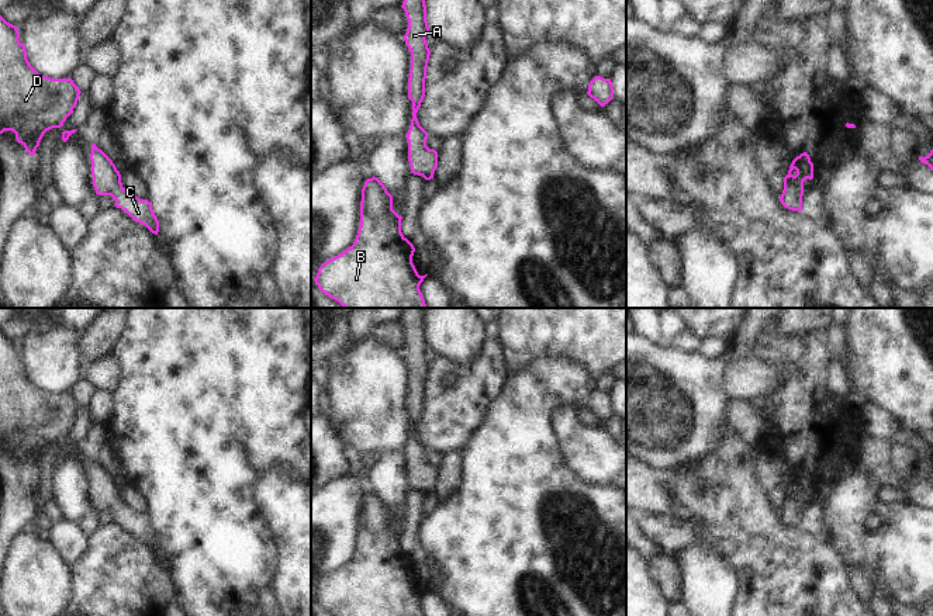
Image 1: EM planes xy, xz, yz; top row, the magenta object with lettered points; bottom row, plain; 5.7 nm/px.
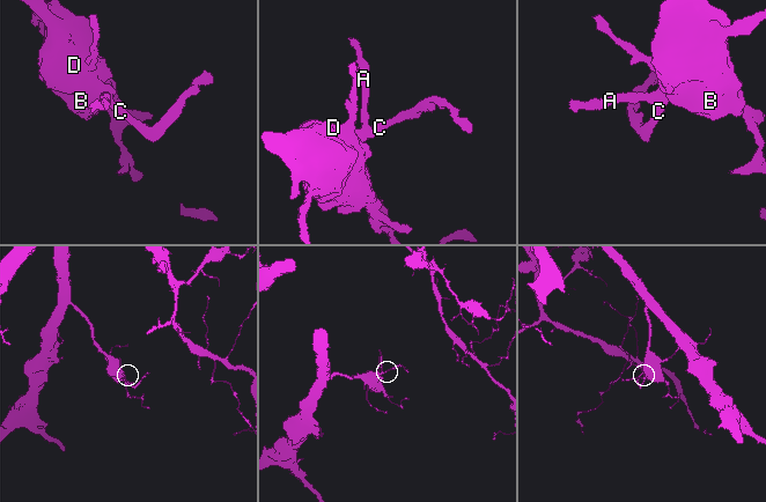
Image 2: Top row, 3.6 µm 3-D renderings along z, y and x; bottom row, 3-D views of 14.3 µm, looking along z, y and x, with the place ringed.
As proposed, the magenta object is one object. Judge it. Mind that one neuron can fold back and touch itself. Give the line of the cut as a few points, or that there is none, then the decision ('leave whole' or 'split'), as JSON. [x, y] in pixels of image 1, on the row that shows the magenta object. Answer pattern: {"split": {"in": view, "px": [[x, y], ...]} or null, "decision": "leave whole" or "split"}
{"split": null, "decision": "leave whole"}

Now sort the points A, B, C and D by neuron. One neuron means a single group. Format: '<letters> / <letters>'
A B C D

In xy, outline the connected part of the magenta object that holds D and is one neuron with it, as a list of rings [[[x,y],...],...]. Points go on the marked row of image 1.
[[[0,15],[0,134],[13,131],[30,155],[35,155],[44,134],[61,128],[77,104],[79,87],[70,77],[51,79],[39,75],[28,62],[25,45],[18,41],[15,25]]]

